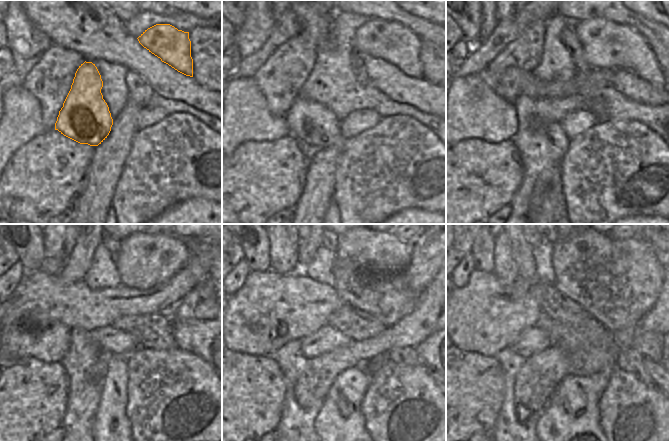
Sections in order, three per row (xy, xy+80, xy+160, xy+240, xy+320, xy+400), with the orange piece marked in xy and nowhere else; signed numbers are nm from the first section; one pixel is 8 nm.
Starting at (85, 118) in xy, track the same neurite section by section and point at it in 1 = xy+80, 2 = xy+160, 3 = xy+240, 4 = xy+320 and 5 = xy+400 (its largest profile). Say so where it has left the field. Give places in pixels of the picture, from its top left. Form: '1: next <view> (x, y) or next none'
1: next xy+80 (310, 122)
2: next xy+160 (555, 131)
3: next xy+240 (111, 427)
4: next xy+320 (340, 426)
5: next xy+400 (569, 426)

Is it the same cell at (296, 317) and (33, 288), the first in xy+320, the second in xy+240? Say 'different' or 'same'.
same

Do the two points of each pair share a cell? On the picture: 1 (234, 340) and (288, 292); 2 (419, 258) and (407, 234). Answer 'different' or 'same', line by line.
1: same
2: different

